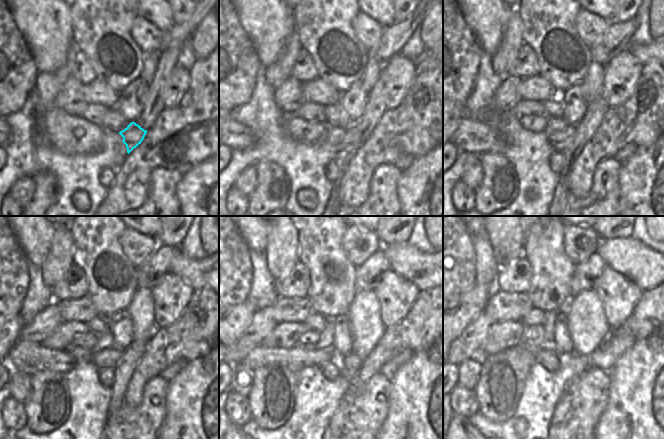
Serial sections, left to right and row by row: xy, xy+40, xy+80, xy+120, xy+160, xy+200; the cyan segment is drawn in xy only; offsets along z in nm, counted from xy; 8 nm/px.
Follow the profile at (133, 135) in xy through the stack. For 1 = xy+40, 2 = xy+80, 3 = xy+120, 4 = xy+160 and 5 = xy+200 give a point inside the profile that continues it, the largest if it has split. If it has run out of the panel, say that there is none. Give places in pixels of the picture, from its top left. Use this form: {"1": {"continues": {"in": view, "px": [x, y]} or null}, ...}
{"1": {"continues": {"in": "xy+40", "px": [335, 134]}}, "2": {"continues": {"in": "xy+80", "px": [558, 130]}}, "3": {"continues": {"in": "xy+120", "px": [29, 357]}}, "4": {"continues": {"in": "xy+160", "px": [297, 357]}}, "5": {"continues": {"in": "xy+200", "px": [481, 356]}}}

